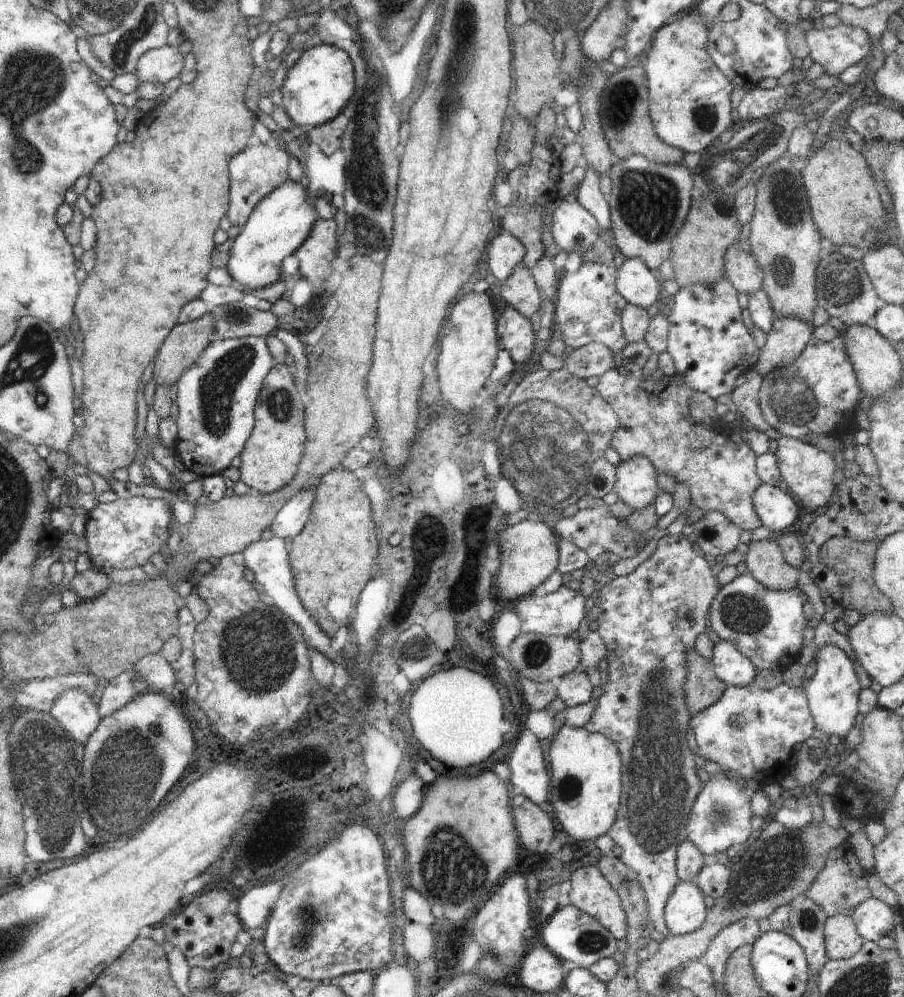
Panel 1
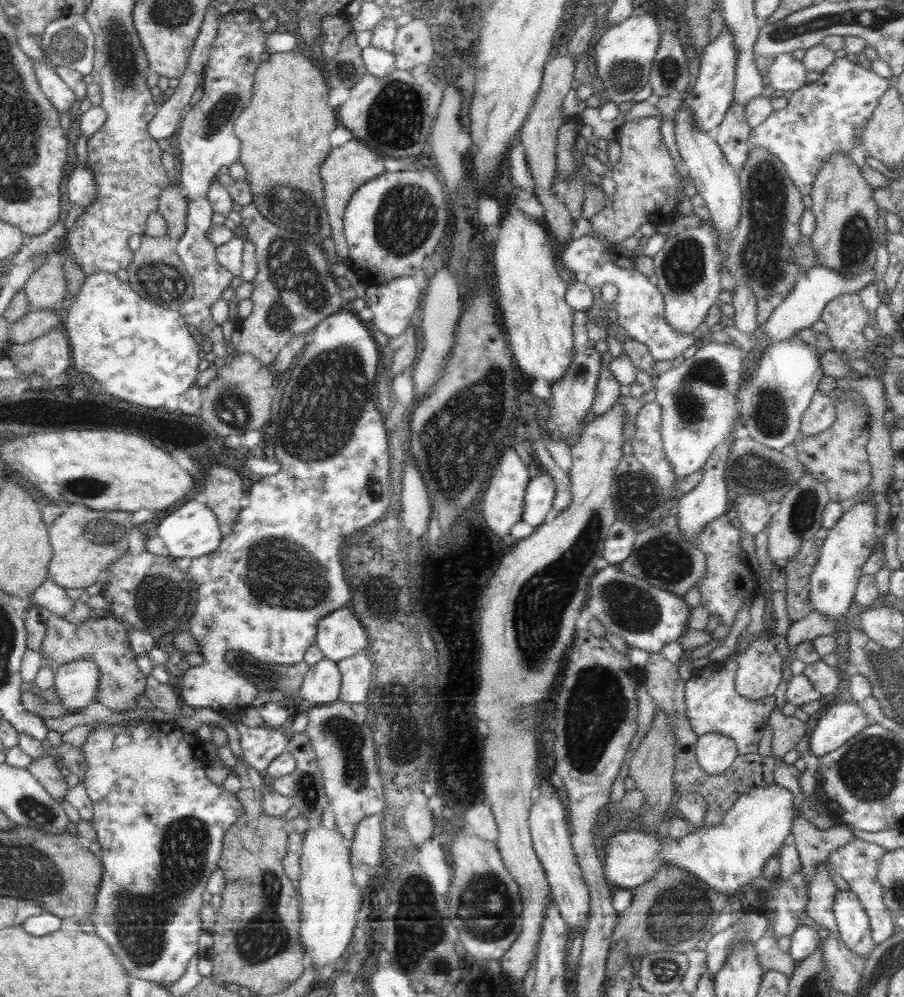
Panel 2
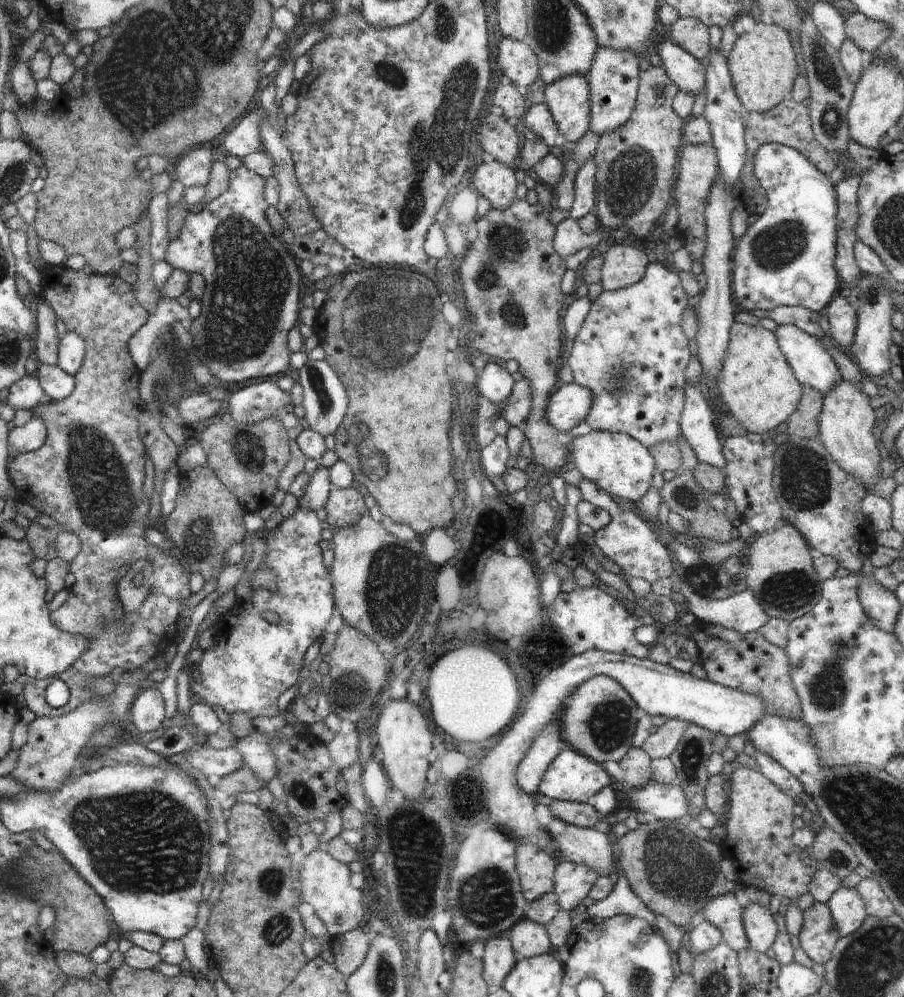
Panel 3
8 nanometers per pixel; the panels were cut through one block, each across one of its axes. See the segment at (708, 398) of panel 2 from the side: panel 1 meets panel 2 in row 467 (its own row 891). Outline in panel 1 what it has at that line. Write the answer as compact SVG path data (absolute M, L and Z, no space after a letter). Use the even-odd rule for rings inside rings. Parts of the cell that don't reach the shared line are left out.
M679 880L664 910L664 921L671 935L686 935L702 928L709 910L705 896L695 880Z

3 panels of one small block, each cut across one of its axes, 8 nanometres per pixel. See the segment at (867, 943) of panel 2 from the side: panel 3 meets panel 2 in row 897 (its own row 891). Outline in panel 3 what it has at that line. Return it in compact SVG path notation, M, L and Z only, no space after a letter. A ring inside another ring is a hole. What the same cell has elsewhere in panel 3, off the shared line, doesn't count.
M840 886L832 893L827 905L842 937L856 932L868 915L864 900L854 887Z

